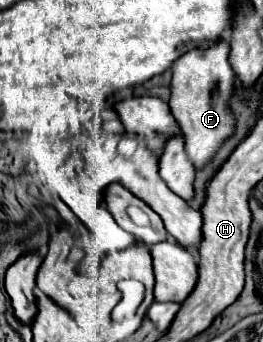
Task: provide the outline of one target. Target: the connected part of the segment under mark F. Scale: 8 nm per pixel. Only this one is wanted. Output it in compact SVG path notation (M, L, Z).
M219 40L209 50L189 50L173 64L169 106L183 128L187 156L195 170L203 170L223 148L223 144L235 134L237 118L229 106L235 74L227 62L227 54L229 44Z

